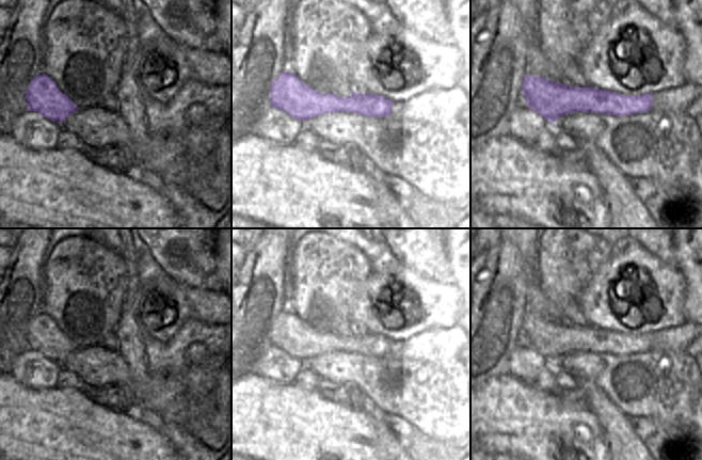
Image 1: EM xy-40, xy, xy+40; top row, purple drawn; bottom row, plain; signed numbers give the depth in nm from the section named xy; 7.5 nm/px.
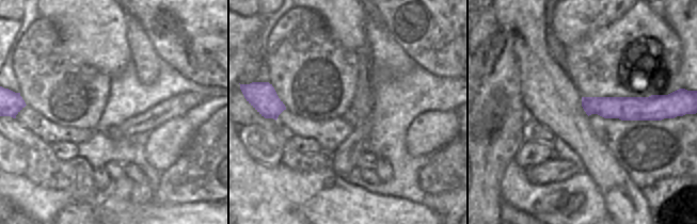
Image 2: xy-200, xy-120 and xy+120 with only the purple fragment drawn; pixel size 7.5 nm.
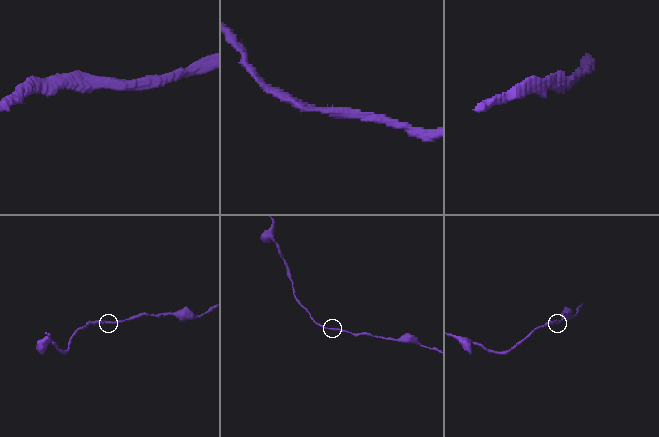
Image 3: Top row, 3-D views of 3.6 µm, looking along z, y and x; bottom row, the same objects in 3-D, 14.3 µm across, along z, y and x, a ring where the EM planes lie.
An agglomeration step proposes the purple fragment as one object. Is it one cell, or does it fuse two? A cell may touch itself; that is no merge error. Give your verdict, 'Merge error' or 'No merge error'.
No merge error.

